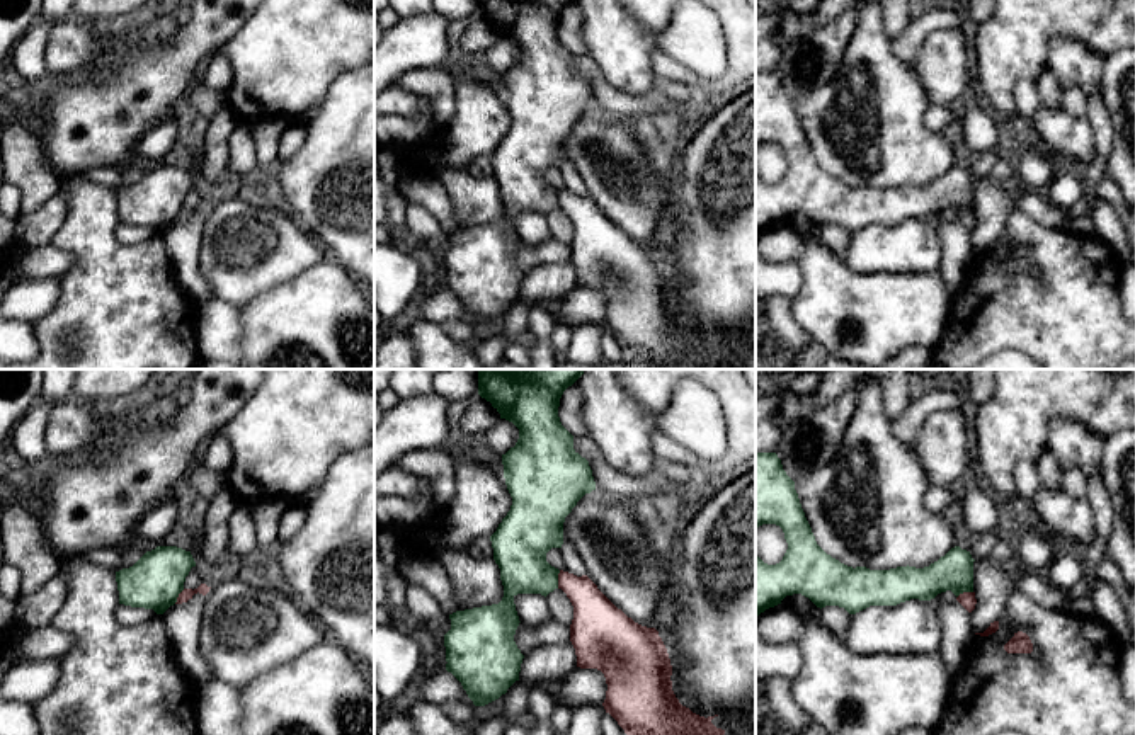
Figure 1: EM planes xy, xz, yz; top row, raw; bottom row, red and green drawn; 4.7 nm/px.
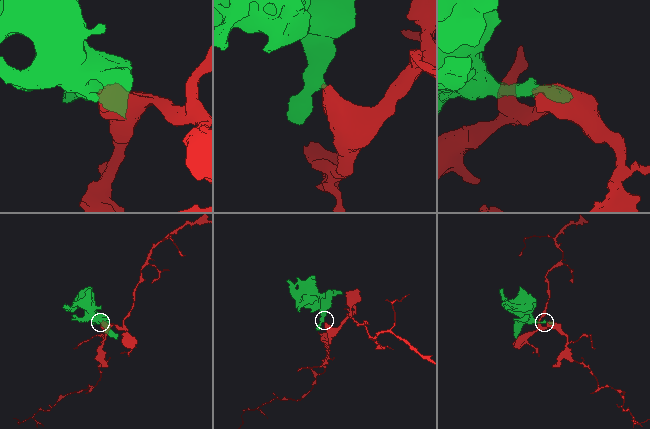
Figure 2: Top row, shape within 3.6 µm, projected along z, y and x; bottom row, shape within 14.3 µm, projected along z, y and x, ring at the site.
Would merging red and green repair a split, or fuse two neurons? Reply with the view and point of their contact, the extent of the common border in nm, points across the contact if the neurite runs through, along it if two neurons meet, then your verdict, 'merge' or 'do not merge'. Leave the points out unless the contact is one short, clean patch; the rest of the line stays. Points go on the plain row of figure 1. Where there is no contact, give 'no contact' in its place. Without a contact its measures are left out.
meets red in xz at (558, 198); contact 90 nm long; border along xz (560, 189), (557, 206); do not merge

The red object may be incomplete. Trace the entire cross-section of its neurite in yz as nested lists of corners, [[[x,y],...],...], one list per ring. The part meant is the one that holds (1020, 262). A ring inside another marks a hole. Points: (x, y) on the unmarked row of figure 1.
[[[1023,250],[1014,252],[1014,255],[1004,264],[1007,272],[1031,272],[1033,262],[1029,255]]]

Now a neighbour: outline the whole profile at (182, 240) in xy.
[[[197,211],[187,221],[174,223],[163,231],[172,277],[197,310],[213,299],[211,286],[197,264],[204,216]]]

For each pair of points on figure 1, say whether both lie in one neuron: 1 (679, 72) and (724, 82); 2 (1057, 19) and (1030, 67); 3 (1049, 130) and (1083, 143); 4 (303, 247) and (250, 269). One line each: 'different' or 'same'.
1: same
2: same
3: same
4: same

